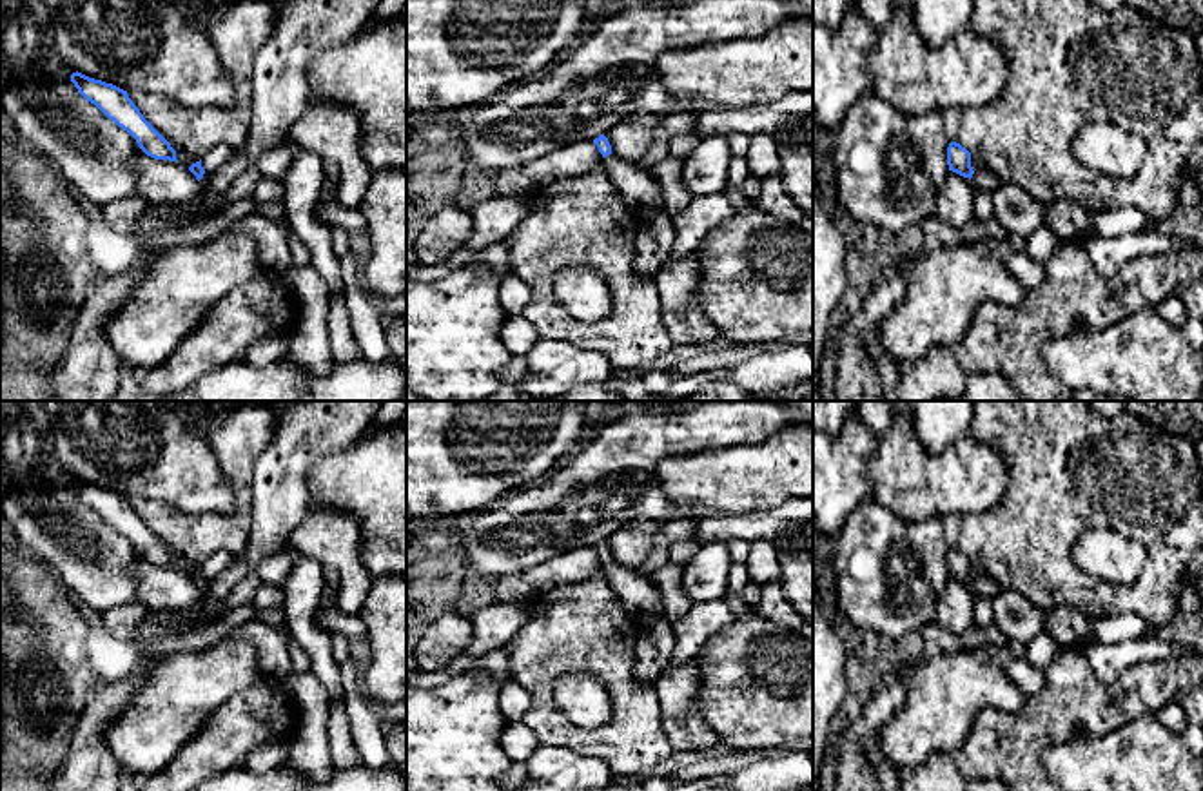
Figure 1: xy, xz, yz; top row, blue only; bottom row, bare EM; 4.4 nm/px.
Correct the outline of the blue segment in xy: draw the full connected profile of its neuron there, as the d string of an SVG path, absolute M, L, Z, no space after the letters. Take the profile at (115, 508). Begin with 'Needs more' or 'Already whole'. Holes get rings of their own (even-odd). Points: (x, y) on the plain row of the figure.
Already whole. M78 477L71 481L71 488L87 508L94 510L109 526L127 537L147 562L154 566L178 568L176 557L143 524L127 497L112 490L89 484Z

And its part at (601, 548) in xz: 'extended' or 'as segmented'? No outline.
extended

